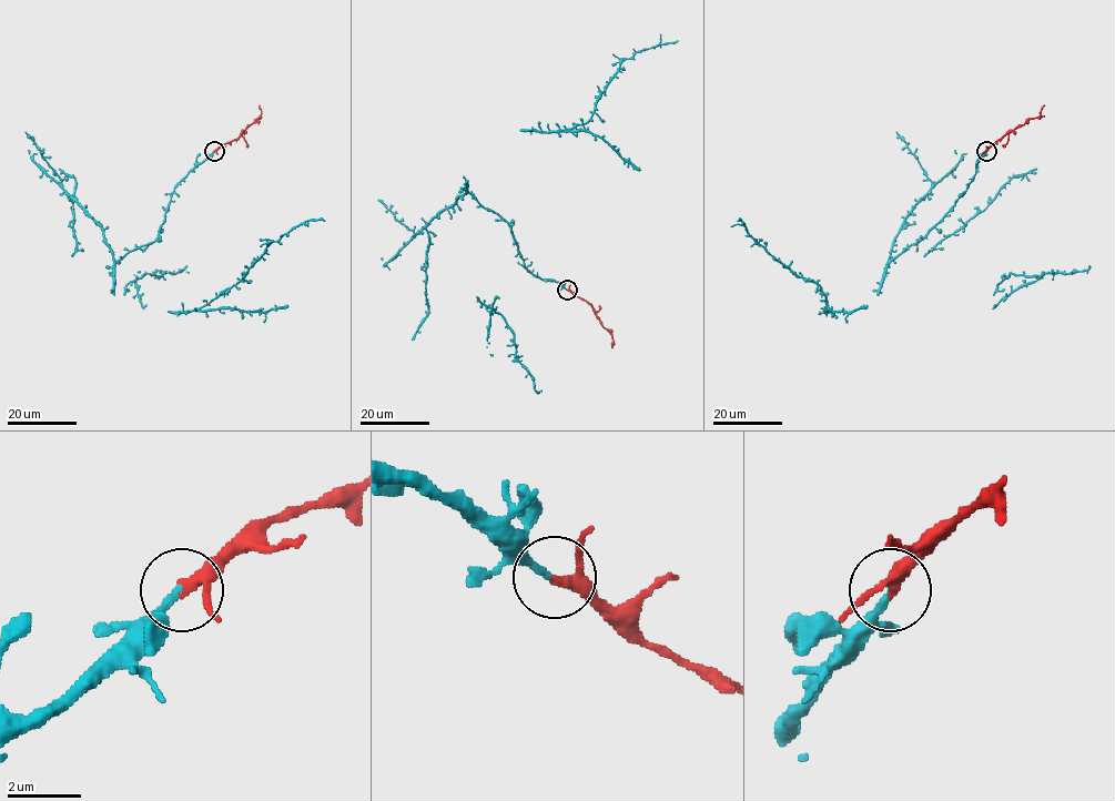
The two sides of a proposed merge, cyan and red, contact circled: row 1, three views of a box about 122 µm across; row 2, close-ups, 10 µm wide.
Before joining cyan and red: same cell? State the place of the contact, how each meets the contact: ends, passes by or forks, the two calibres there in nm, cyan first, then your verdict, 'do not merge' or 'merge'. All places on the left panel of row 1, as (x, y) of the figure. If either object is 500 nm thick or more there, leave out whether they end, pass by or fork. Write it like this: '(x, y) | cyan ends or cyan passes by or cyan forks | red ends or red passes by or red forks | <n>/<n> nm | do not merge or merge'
(214, 151) | cyan ends | red passes by | 190/260 nm | merge

